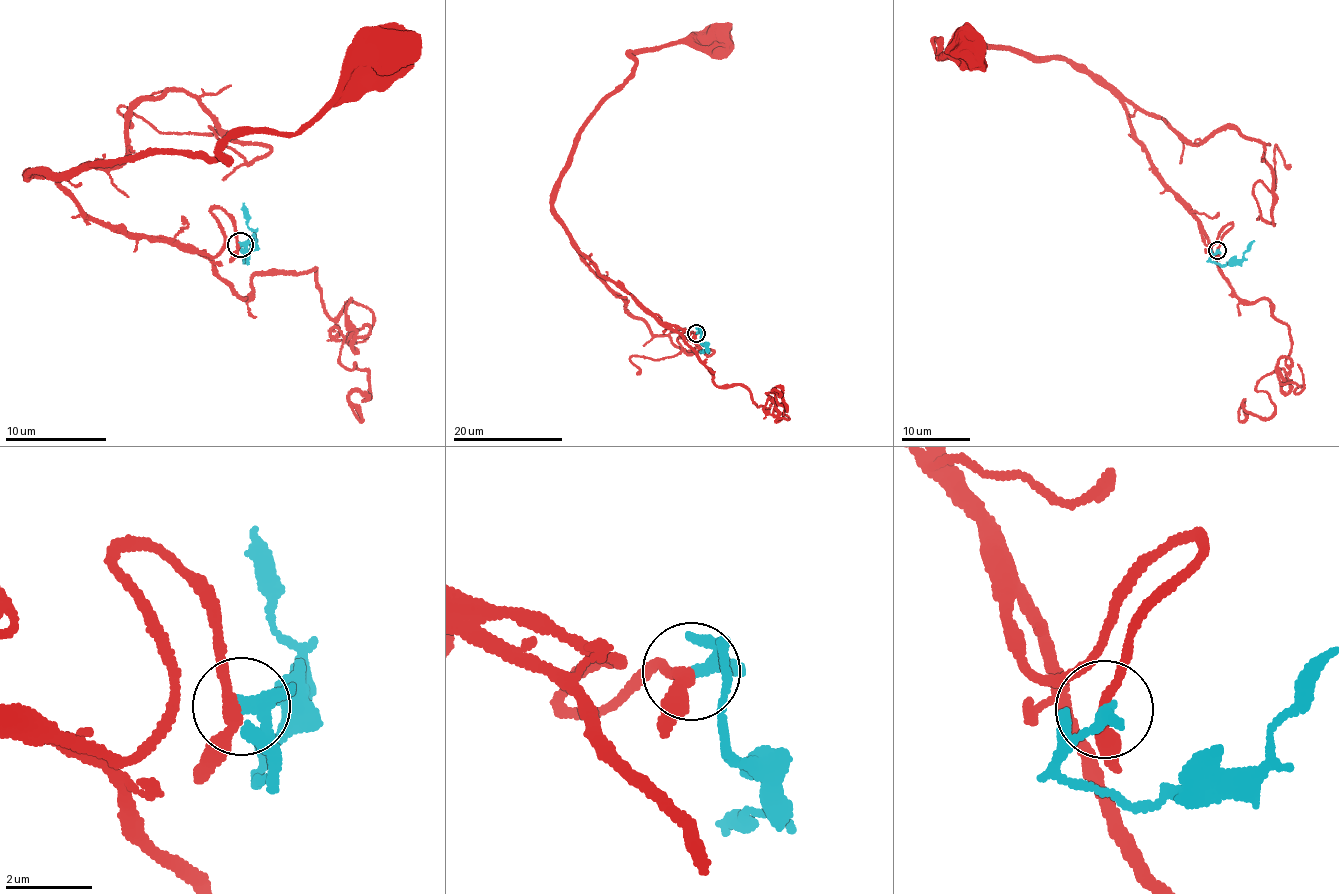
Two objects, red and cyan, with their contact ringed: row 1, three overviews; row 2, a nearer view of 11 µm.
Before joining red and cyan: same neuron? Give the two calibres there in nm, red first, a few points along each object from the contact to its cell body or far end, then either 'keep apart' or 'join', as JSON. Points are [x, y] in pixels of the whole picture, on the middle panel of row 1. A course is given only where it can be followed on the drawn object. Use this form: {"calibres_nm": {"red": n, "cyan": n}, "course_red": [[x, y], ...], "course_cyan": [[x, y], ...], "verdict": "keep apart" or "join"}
{"calibres_nm": {"red": 240, "cyan": 240}, "course_red": [[697, 333], [682, 338], [608, 280], [552, 201], [578, 137], [631, 72], [630, 52], [719, 37]], "course_cyan": [[697, 333], [700, 330], [701, 344], [707, 350], [701, 353]], "verdict": "keep apart"}

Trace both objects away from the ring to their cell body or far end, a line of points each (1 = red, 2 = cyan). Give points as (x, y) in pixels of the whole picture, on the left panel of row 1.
1: (241, 243), (215, 209), (212, 256), (113, 230), (29, 173), (227, 162), (245, 133), (311, 127), (394, 49)
2: (241, 243), (247, 260), (244, 257), (254, 233), (243, 202)

